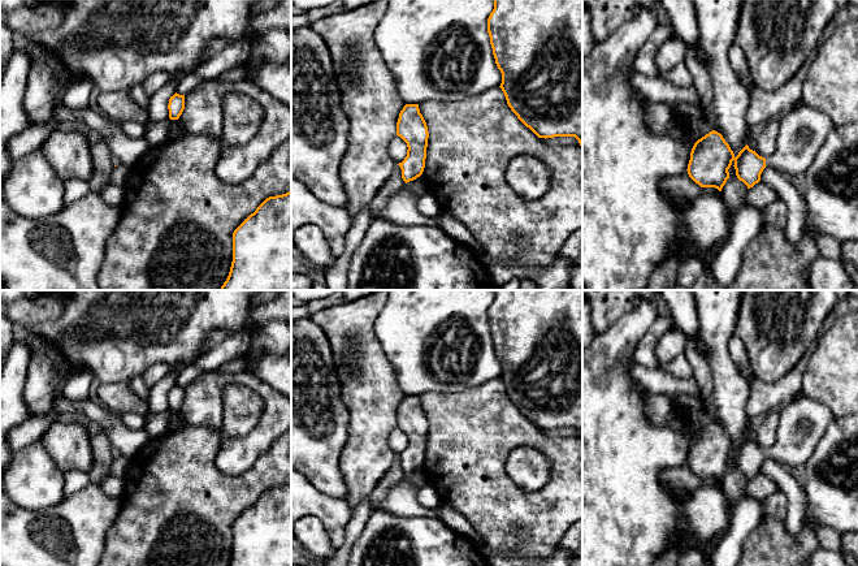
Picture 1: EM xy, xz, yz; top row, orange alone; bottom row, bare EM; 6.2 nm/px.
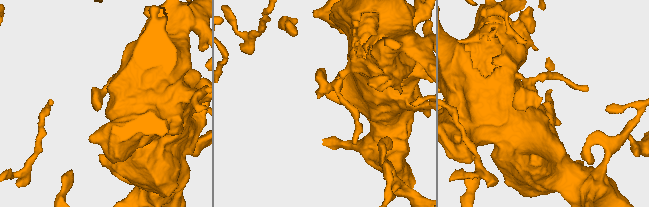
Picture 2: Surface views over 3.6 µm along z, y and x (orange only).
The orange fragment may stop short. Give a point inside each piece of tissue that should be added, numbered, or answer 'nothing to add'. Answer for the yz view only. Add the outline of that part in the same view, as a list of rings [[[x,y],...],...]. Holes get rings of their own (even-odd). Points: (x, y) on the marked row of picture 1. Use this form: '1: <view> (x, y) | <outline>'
1: yz (802, 129) | [[[803,104],[786,111],[779,118],[776,147],[766,157],[766,165],[790,176],[805,176],[818,146],[835,125],[824,112]]]

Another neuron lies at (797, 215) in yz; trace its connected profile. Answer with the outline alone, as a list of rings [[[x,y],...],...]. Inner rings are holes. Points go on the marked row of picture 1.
[[[766,165],[760,174],[760,182],[774,189],[777,198],[786,204],[785,237],[788,242],[793,245],[798,243],[806,234],[806,222],[809,220],[807,204],[803,195],[785,177],[784,172],[768,165]]]

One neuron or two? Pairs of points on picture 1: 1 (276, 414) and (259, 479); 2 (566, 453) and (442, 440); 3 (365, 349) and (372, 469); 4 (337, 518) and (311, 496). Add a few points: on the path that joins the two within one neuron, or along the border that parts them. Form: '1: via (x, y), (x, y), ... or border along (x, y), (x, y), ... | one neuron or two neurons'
1: border along (277, 436), (245, 471) | two neurons
2: via (534, 437), (473, 437) | one neuron
3: via (367, 379), (369, 389), (369, 439) | one neuron
4: via (330, 512), (317, 502) | one neuron

